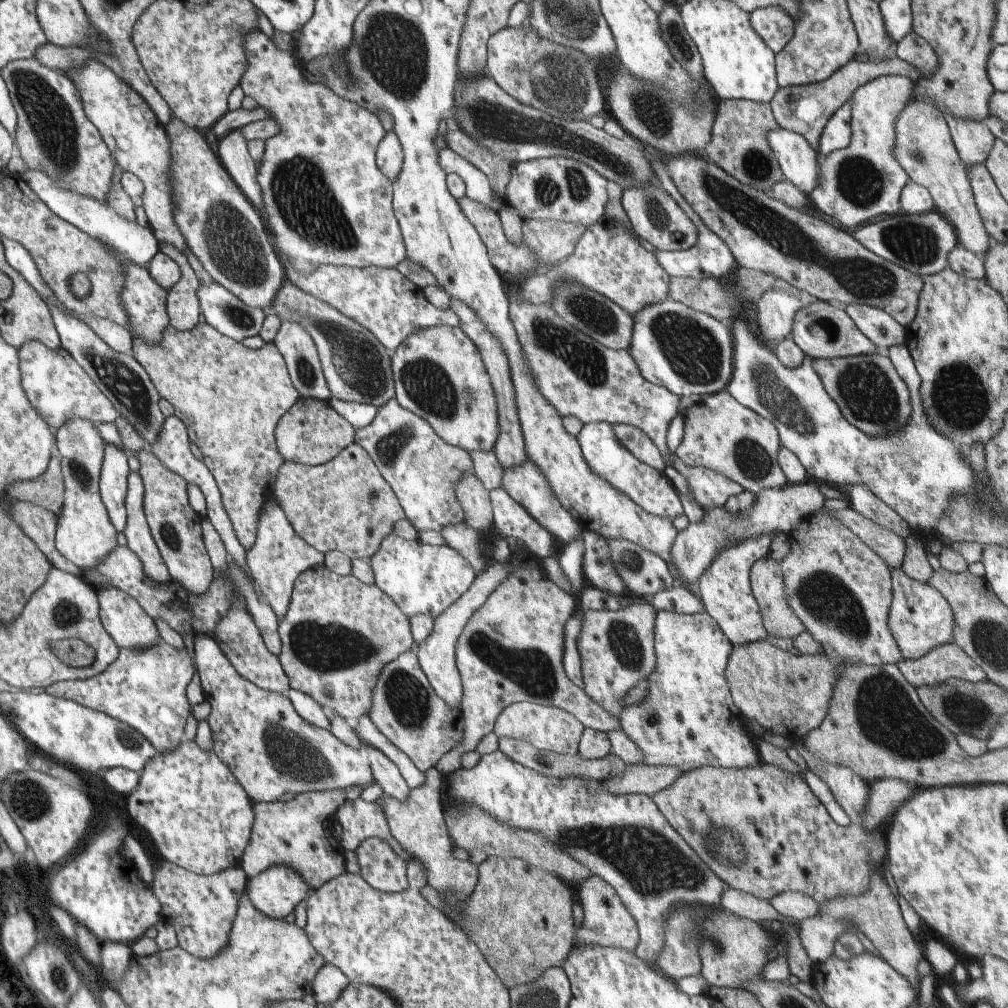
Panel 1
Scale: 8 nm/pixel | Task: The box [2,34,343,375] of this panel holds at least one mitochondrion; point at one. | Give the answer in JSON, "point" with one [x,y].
{"point":[50,117]}

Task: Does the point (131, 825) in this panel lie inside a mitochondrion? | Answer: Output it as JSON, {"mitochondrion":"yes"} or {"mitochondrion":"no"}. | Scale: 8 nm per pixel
{"mitochondrion":"no"}

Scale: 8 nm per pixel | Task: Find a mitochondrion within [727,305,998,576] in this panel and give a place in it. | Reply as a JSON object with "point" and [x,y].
{"point":[960,398]}

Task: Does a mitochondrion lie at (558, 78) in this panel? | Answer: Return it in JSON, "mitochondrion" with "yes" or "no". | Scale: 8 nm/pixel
{"mitochondrion":"yes"}

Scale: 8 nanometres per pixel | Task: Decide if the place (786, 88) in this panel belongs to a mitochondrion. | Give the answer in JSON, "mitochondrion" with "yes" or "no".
{"mitochondrion":"no"}

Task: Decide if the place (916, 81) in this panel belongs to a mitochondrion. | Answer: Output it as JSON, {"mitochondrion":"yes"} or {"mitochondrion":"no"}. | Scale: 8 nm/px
{"mitochondrion":"no"}

